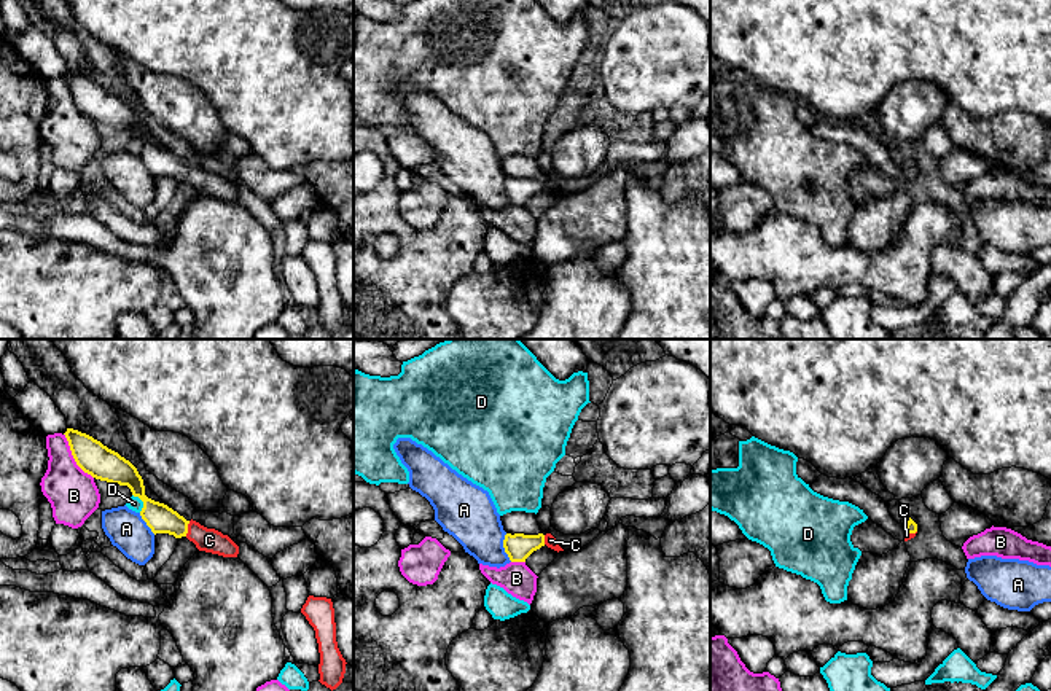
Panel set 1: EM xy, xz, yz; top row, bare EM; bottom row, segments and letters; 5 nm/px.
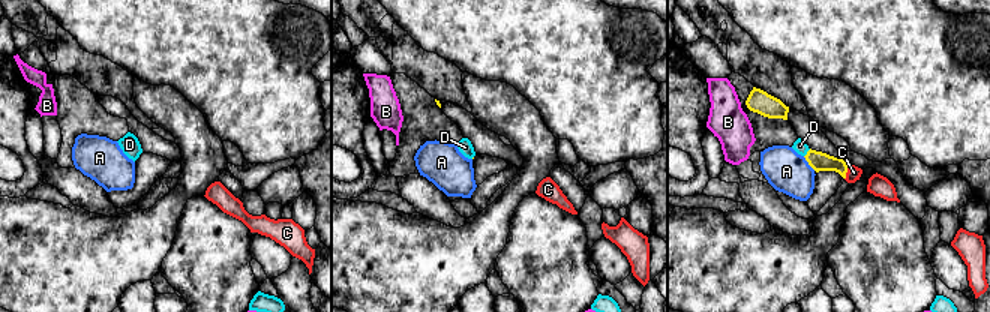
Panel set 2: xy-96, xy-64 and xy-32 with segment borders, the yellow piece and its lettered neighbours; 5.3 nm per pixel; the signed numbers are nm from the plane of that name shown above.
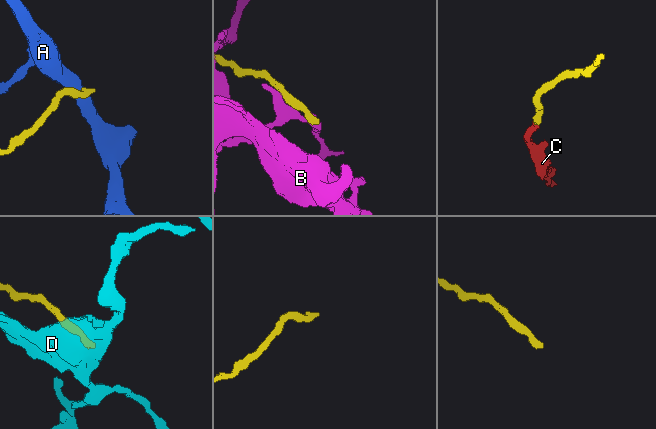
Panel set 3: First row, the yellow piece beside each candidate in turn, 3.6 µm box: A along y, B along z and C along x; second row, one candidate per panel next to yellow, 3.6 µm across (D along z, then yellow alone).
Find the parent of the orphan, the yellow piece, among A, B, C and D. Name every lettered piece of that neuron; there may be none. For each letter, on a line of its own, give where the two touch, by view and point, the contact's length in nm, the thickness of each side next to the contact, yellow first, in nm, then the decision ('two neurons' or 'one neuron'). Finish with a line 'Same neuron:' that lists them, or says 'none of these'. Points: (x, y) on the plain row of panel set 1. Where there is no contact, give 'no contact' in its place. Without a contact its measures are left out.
A: xz (504, 190) | 150 nm | 140/280 nm | two neurons
B: xy (74, 101) | 280 nm | 170/260 nm | two neurons
C: xy (187, 172) | 80 nm | 150/120 nm | one neuron
D: xy (142, 144) | 100 nm | 160/70 nm | two neurons
Same neuron: C

